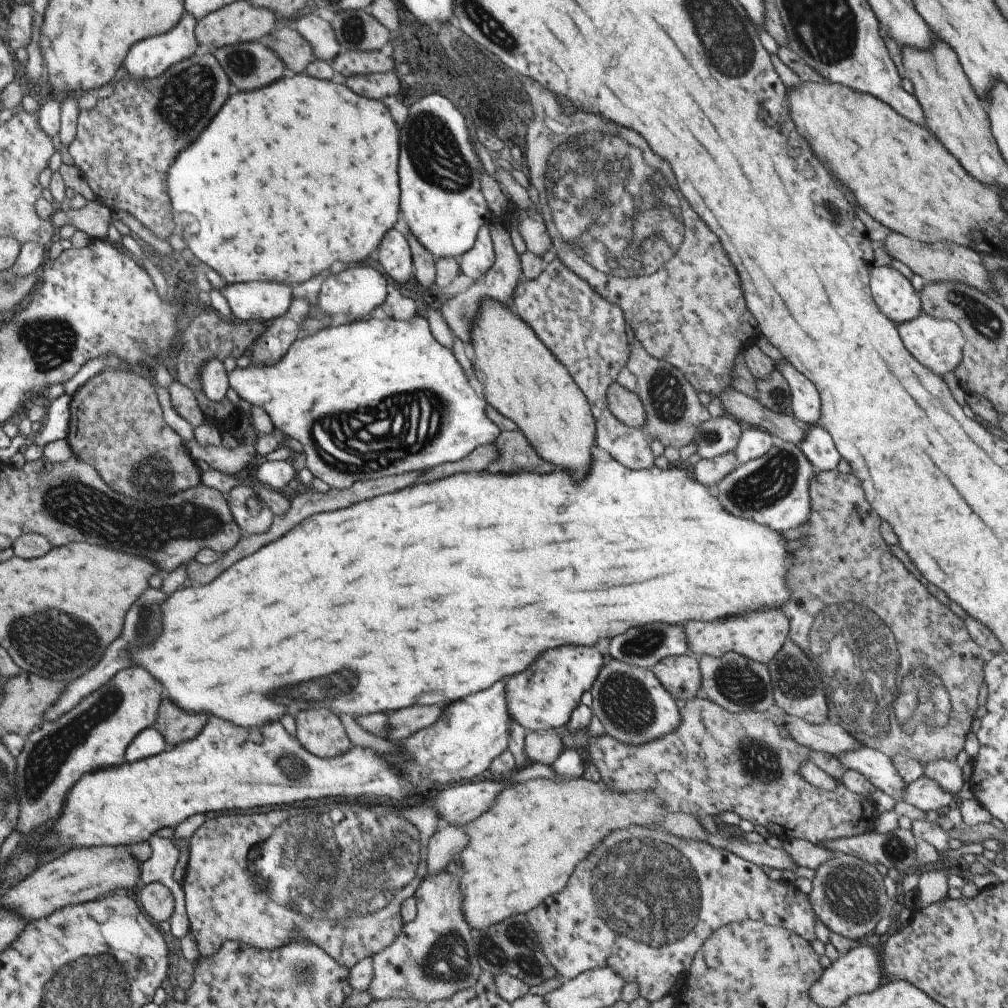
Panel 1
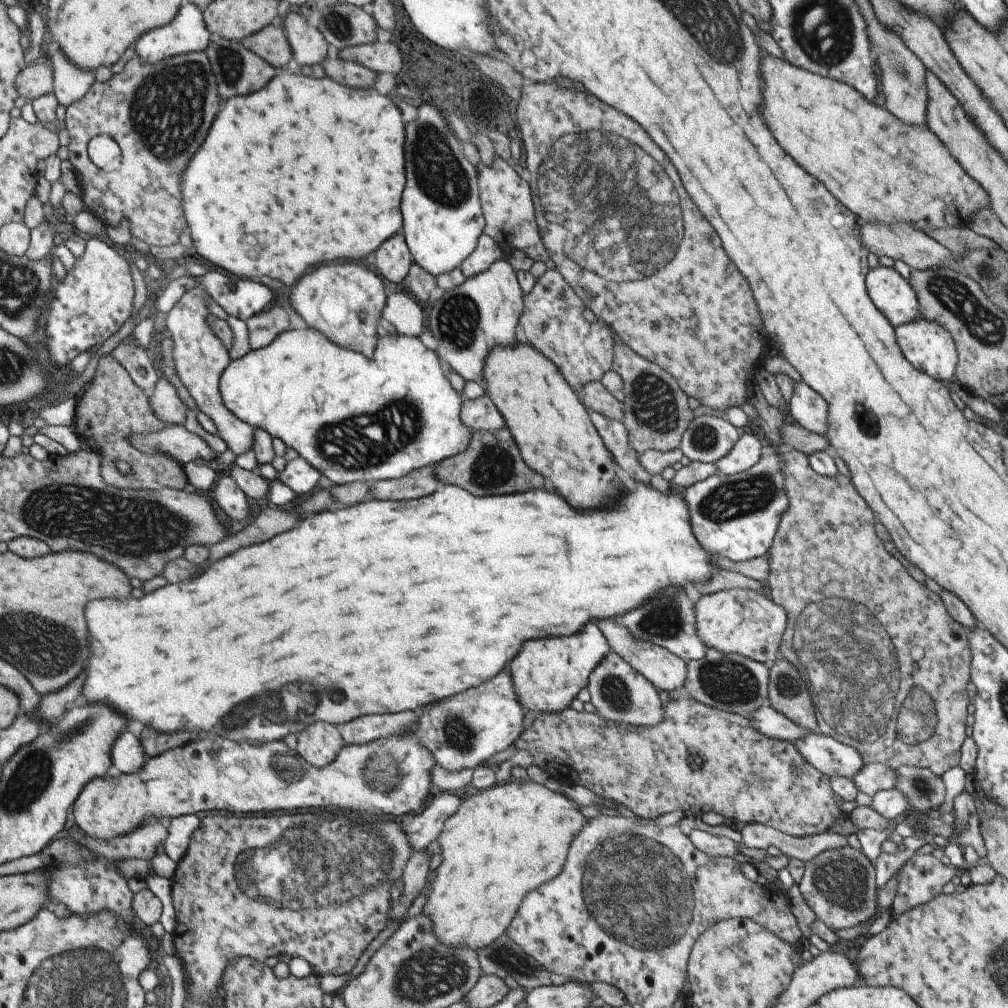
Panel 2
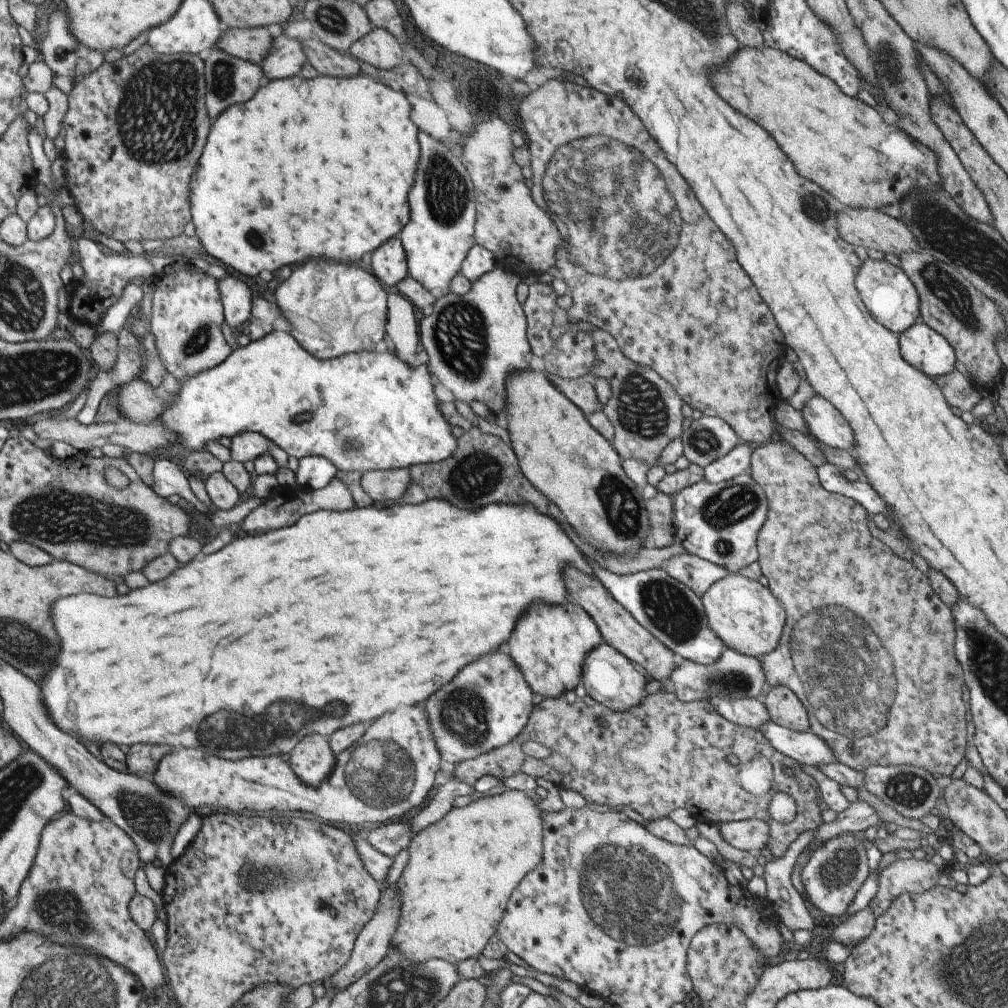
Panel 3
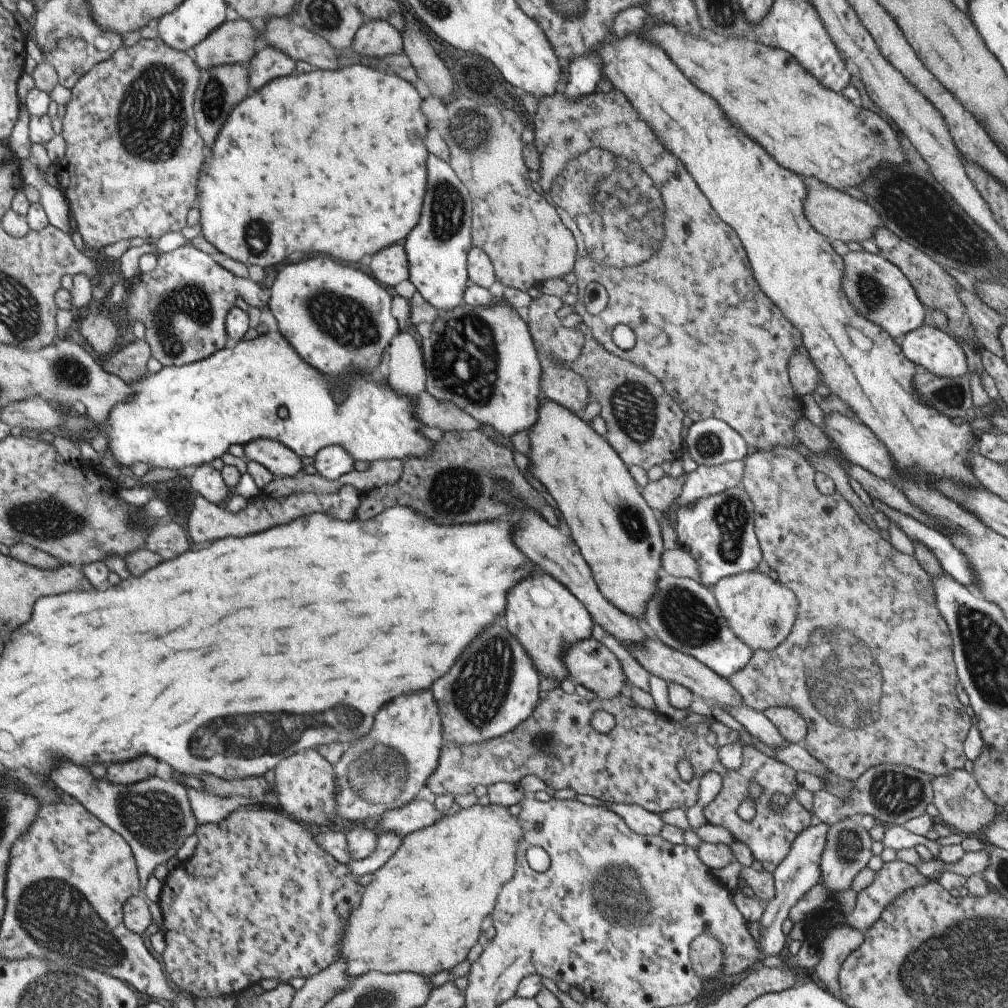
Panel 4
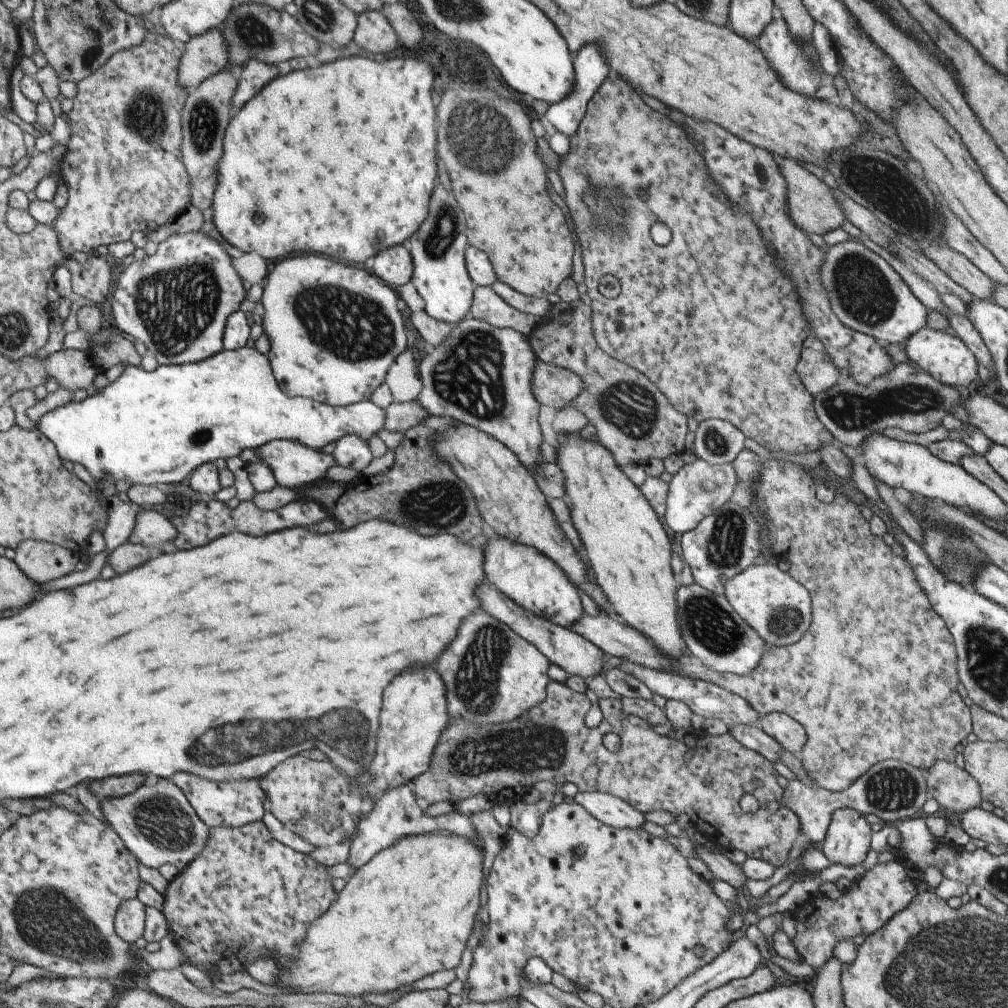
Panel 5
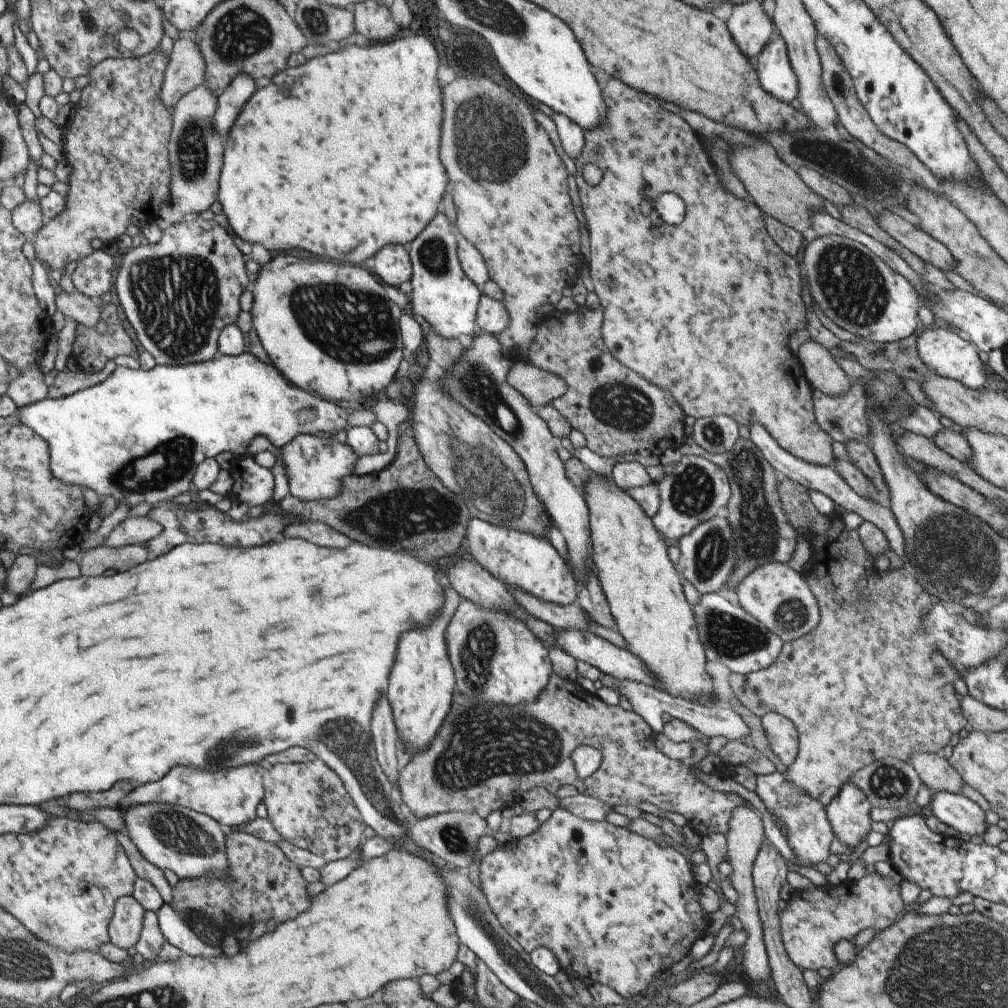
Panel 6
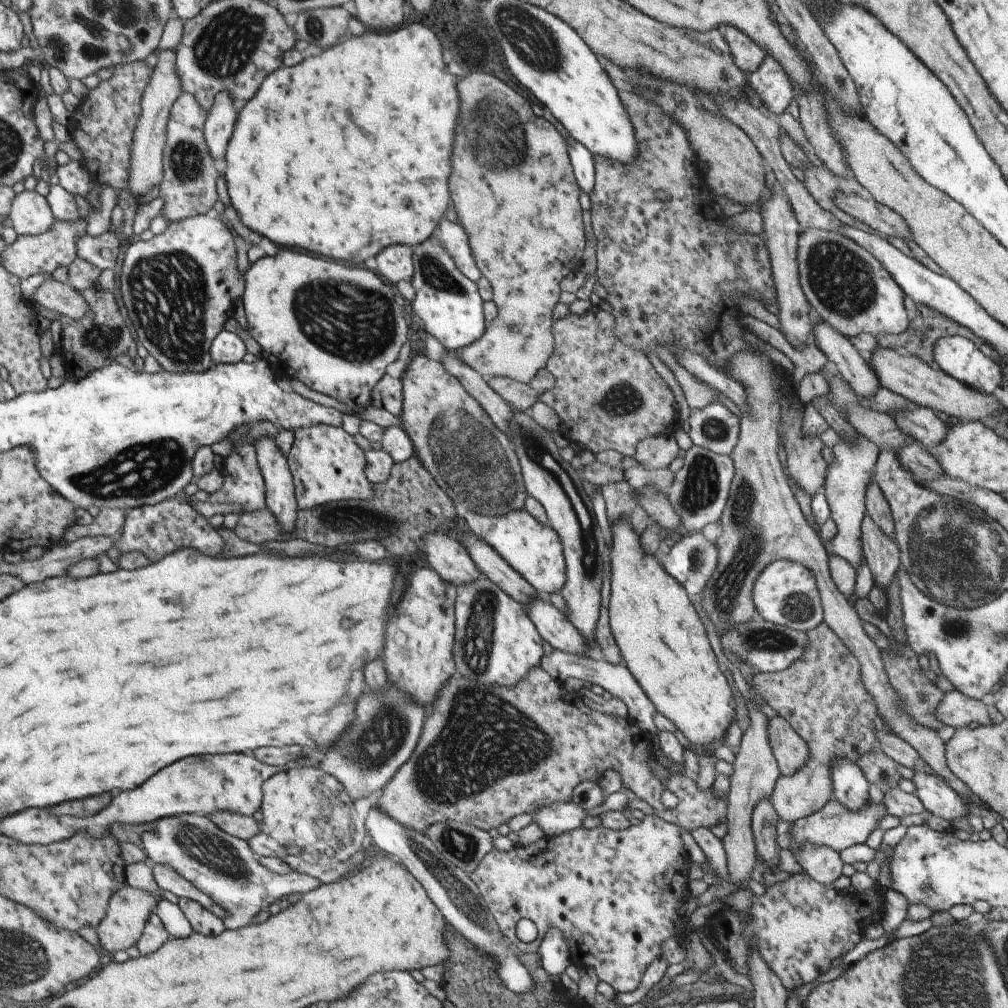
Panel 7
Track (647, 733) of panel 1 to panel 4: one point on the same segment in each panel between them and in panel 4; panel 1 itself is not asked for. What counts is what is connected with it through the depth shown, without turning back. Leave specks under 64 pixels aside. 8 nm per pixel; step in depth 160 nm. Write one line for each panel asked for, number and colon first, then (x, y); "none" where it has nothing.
2: (619, 694)
3: (607, 676)
4: (588, 662)

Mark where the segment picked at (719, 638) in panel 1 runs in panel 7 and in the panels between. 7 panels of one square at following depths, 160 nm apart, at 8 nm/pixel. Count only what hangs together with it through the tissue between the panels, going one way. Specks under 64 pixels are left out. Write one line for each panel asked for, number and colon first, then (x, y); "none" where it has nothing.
2: (745, 622)
3: (744, 615)
4: (760, 612)
5: (776, 607)
6: (778, 597)
7: (784, 594)

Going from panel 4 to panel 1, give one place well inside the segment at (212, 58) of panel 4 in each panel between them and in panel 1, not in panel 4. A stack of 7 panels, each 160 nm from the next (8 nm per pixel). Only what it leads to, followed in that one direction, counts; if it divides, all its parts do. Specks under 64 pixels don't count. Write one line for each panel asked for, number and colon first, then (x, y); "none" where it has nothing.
1: (295, 53)
2: (270, 43)
3: (253, 44)

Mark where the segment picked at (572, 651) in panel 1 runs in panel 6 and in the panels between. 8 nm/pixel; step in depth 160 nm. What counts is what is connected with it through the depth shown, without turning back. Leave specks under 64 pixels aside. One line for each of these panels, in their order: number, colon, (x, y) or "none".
2: (547, 674)
3: (548, 645)
4: (545, 618)
5: (536, 584)
6: (519, 560)

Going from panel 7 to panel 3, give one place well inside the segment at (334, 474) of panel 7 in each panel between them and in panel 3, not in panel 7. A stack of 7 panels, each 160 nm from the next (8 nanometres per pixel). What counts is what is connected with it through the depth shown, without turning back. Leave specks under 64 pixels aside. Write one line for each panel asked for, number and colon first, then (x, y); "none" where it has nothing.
3: (245, 446)
4: (276, 457)
5: (292, 464)
6: (314, 466)

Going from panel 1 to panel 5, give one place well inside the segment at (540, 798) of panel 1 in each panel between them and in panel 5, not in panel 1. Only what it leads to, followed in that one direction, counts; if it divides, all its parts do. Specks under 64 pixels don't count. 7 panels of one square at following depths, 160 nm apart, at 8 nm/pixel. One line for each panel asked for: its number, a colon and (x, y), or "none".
2: (506, 840)
3: (462, 868)
4: (422, 911)
5: (407, 912)

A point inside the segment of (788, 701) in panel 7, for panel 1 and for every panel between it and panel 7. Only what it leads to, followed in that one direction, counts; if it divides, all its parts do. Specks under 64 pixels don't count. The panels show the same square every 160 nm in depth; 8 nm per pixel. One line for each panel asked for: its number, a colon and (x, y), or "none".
1: (901, 673)
2: (885, 664)
3: (867, 647)
4: (879, 688)
5: (873, 677)
6: (866, 683)

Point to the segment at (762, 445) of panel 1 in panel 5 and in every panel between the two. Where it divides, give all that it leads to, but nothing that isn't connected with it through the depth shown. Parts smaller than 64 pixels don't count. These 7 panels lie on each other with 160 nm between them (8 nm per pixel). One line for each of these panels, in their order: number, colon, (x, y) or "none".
2: (747, 450)
3: (732, 463)
4: (705, 480)
5: (697, 489)

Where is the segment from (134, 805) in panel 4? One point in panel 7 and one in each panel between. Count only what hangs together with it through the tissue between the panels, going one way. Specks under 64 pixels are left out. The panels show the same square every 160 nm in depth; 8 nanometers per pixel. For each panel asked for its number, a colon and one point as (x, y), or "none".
5: (157, 825)
6: (190, 844)
7: (223, 867)

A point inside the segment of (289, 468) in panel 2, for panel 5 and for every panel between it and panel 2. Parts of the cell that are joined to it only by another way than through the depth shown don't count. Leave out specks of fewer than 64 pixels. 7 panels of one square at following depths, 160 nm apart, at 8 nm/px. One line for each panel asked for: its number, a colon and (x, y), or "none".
3: (312, 472)
4: (330, 462)
5: (349, 450)

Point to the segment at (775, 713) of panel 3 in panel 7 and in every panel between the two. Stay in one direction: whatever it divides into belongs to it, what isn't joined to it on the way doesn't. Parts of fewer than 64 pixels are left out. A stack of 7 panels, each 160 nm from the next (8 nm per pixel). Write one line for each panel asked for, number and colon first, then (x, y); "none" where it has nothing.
4: (792, 727)
5: (787, 732)
6: (782, 736)
7: (789, 751)

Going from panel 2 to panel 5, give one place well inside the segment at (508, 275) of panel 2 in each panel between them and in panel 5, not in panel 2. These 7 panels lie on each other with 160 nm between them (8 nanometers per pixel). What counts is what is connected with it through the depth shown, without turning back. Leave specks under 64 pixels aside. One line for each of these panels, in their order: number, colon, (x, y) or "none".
3: (473, 341)
4: (481, 358)
5: (480, 375)

